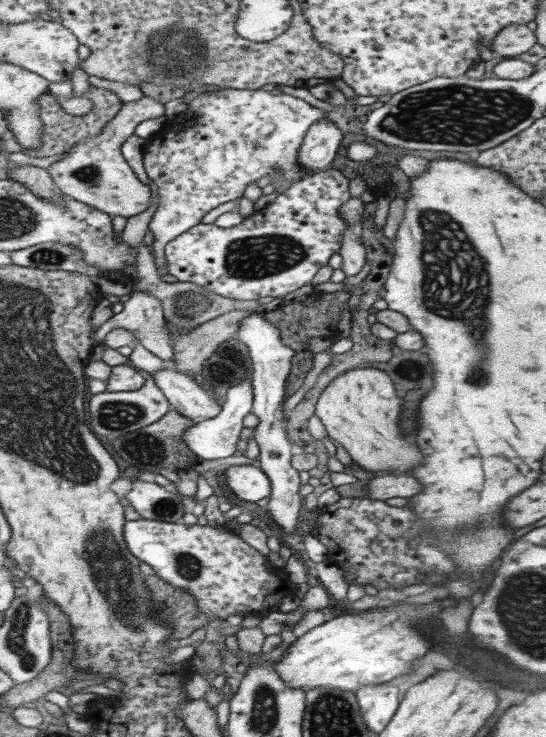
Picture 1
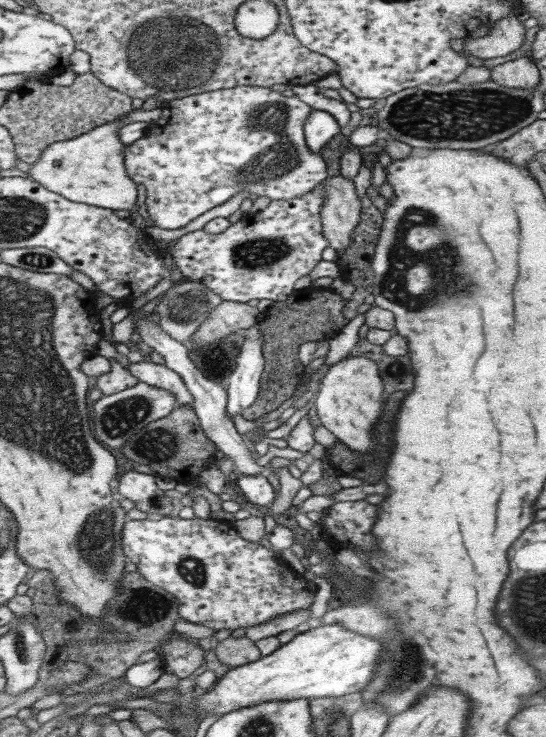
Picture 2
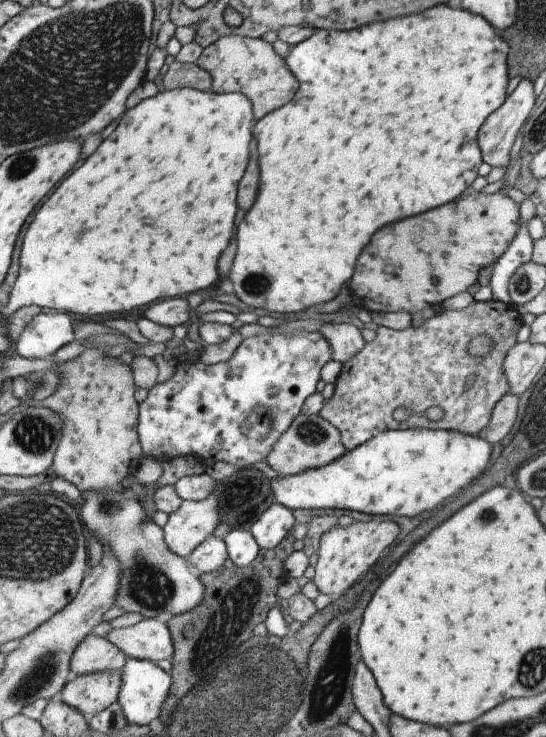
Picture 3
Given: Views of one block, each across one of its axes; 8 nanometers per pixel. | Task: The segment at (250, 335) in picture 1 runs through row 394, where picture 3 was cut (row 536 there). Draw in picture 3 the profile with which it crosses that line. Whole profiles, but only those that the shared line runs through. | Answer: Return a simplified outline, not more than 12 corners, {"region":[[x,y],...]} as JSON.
{"region":[[274,502],[252,523],[258,546],[277,547],[297,523]]}

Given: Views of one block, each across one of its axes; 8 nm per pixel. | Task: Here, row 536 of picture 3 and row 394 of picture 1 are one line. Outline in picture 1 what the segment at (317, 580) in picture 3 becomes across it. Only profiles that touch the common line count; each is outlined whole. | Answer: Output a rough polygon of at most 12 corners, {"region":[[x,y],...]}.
{"region":[[375,366],[344,371],[315,406],[364,470],[406,474],[422,454]]}

